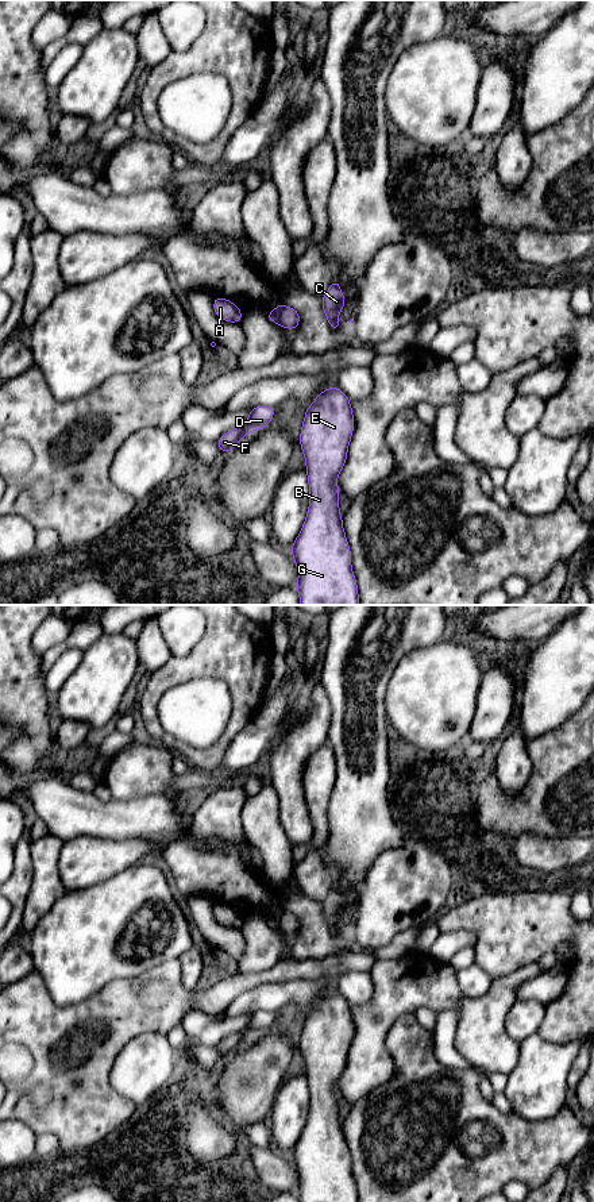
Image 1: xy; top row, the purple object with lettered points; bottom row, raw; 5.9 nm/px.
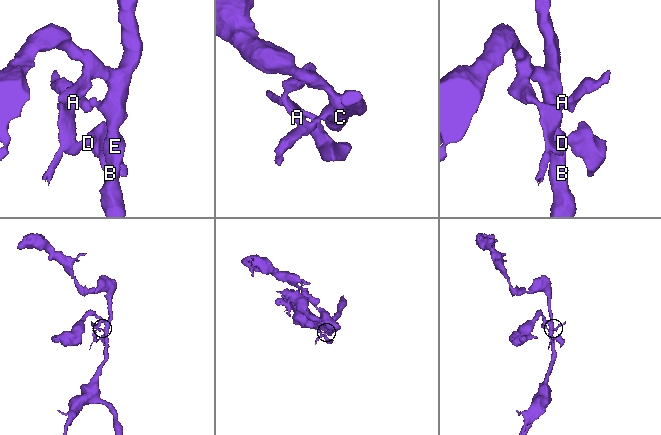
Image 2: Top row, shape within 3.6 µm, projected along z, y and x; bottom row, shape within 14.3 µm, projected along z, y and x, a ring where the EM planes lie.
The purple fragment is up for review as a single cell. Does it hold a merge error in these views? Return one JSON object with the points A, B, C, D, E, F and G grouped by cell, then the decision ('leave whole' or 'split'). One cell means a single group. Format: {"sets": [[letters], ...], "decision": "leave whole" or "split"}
{"sets": [["A", "D", "F"], ["B", "C", "E", "G"]], "decision": "split"}

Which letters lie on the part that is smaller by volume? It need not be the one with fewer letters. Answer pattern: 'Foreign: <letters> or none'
Foreign: A, D, F

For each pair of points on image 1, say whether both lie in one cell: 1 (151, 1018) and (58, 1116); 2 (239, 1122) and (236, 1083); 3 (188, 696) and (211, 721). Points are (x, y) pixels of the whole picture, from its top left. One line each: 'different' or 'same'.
1: same
2: same
3: same

